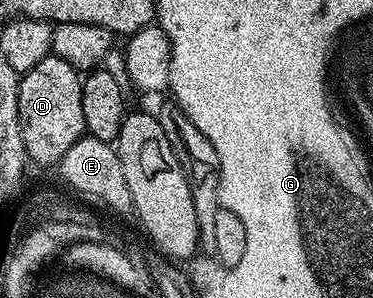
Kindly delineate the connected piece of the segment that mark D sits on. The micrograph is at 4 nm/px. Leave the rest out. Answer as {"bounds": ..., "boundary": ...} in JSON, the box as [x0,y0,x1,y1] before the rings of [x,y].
{"bounds":[18,54,87,166],"boundary":[[[53,54],[46,56],[44,62],[32,66],[32,70],[21,73],[18,81],[18,121],[20,122],[20,134],[24,138],[26,155],[31,161],[38,164],[52,164],[58,166],[64,154],[82,136],[87,135],[84,122],[84,102],[82,101],[83,77],[79,69],[72,67],[64,58]]]}

